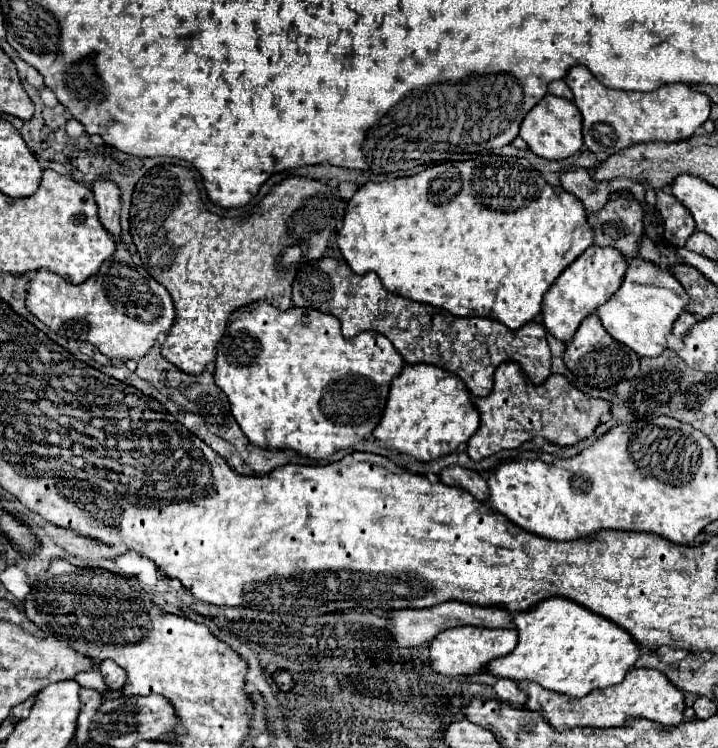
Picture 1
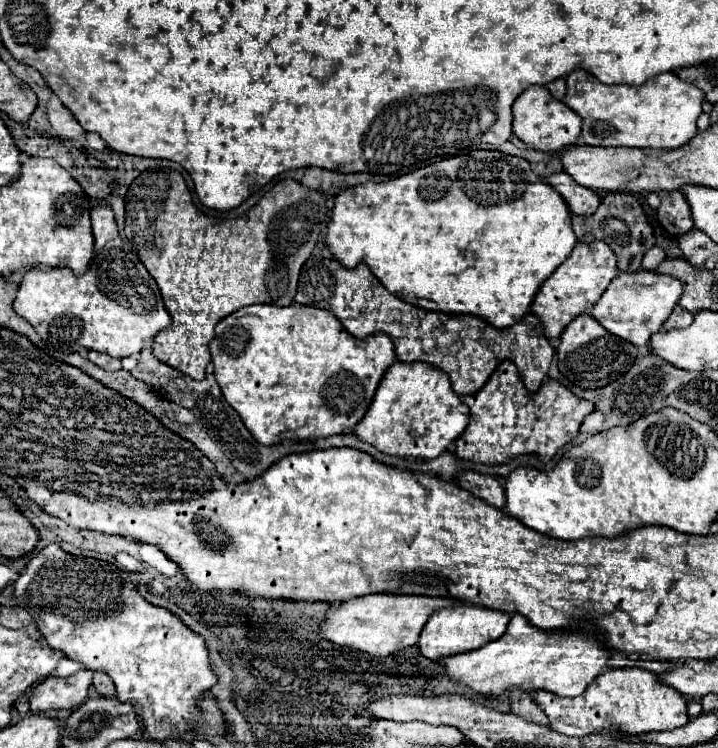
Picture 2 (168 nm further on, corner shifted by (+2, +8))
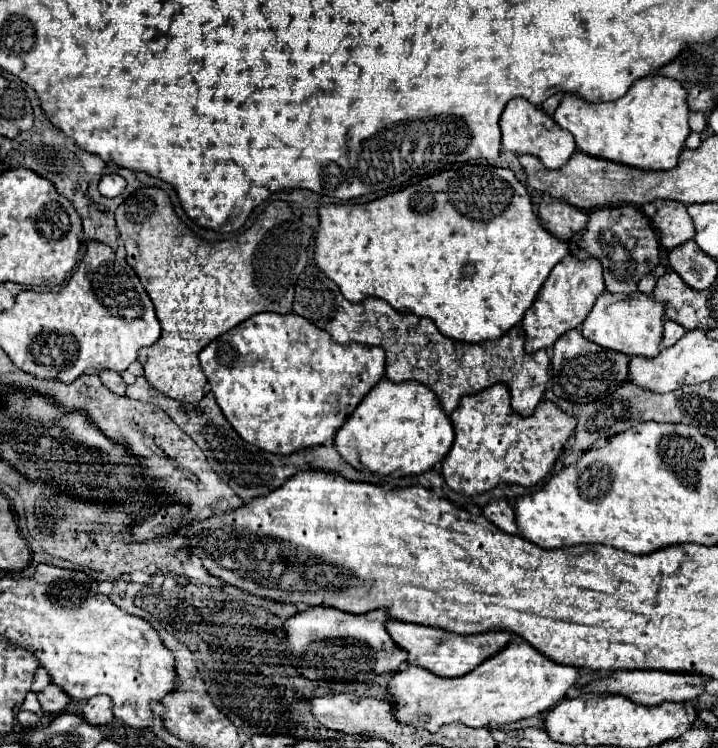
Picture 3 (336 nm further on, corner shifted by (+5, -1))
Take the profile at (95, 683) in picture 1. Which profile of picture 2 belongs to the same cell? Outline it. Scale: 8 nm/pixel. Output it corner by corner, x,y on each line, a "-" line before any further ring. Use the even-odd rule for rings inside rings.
63,659
63,661
57,665
57,669
55,669
53,675
55,675
55,677
69,677
69,675
81,671
81,669
85,669
85,665
77,665
77,661

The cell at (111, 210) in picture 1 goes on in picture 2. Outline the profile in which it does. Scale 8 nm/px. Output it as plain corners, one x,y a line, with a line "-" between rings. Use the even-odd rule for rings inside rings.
93,199
91,207
91,223
95,235
95,255
89,263
85,275
75,277
71,269
61,267
45,267
45,269
29,269
19,285
19,291
13,301
13,309
25,317
37,333
55,349
61,351
79,351
79,349
95,349
107,353
111,357
129,357
139,353
145,347
147,339
153,339
161,329
171,325
171,315
165,309
163,297
155,279
149,275
145,265
139,261
137,251
131,245
125,245
119,237
117,223
113,219
113,211
105,199

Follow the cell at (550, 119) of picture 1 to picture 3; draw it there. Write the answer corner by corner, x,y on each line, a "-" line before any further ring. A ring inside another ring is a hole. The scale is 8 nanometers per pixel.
514,98
506,104
502,118
500,118
500,128
502,128
502,146
514,154
532,154
540,158
540,162
548,170
556,170
558,166
564,166
570,156
576,152
574,138
568,130
562,130
552,116
548,116
540,106
534,106
526,102
524,98

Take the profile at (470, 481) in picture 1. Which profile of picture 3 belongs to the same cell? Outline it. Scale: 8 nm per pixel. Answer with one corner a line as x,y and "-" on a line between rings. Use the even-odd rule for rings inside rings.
490,500
490,504
482,510
482,514
494,522
500,530
508,534
518,534
518,526
514,522
514,510
506,500

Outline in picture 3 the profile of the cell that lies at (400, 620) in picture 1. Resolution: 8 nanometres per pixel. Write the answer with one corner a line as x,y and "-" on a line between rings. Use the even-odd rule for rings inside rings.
310,606
290,616
282,630
288,636
290,652
288,664
298,670
300,676
310,680
334,680
334,682
366,682
370,674
396,672
406,660
406,652
400,650
384,624
390,616
386,610
372,610
366,614
348,614
338,608
-
310,668
310,672
302,672

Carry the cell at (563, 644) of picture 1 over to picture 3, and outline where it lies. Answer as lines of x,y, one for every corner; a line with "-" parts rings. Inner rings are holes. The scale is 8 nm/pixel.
514,636
502,652
482,662
466,676
440,678
406,662
402,666
404,668
400,668
386,686
390,702
396,706
394,716
402,724
428,732
438,732
440,726
452,722
470,728
496,728
542,714
544,710
562,702
564,694
572,690
578,680
576,668
548,660
520,636

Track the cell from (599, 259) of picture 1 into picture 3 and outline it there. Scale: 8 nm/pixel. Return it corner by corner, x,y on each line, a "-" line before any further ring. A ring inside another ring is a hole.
572,254
564,256
562,262
558,262
554,270
550,272
532,308
528,308
522,318
522,328
526,332
524,350
528,354
534,354
538,350
550,348
562,334
566,334
568,330
574,330
586,320
596,298
604,292
606,288
602,282
602,264
596,258
578,260

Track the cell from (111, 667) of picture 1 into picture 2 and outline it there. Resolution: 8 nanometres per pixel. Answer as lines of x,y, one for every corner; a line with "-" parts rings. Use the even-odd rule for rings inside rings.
93,673
93,687
103,697
115,697
115,685
111,677
105,677
105,673

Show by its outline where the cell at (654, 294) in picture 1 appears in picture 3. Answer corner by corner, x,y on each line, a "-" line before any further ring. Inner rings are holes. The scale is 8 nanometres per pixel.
604,292
594,304
590,316
582,324
582,336
602,348
622,352
628,356
654,358
662,348
662,326
664,326
664,304
654,298
634,292
630,296

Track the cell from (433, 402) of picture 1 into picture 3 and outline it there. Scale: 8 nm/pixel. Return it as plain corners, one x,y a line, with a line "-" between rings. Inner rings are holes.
382,378
350,414
346,426
334,434
334,446
344,462
356,470
404,478
424,474
444,460
454,442
450,418
430,388
418,382
390,382

